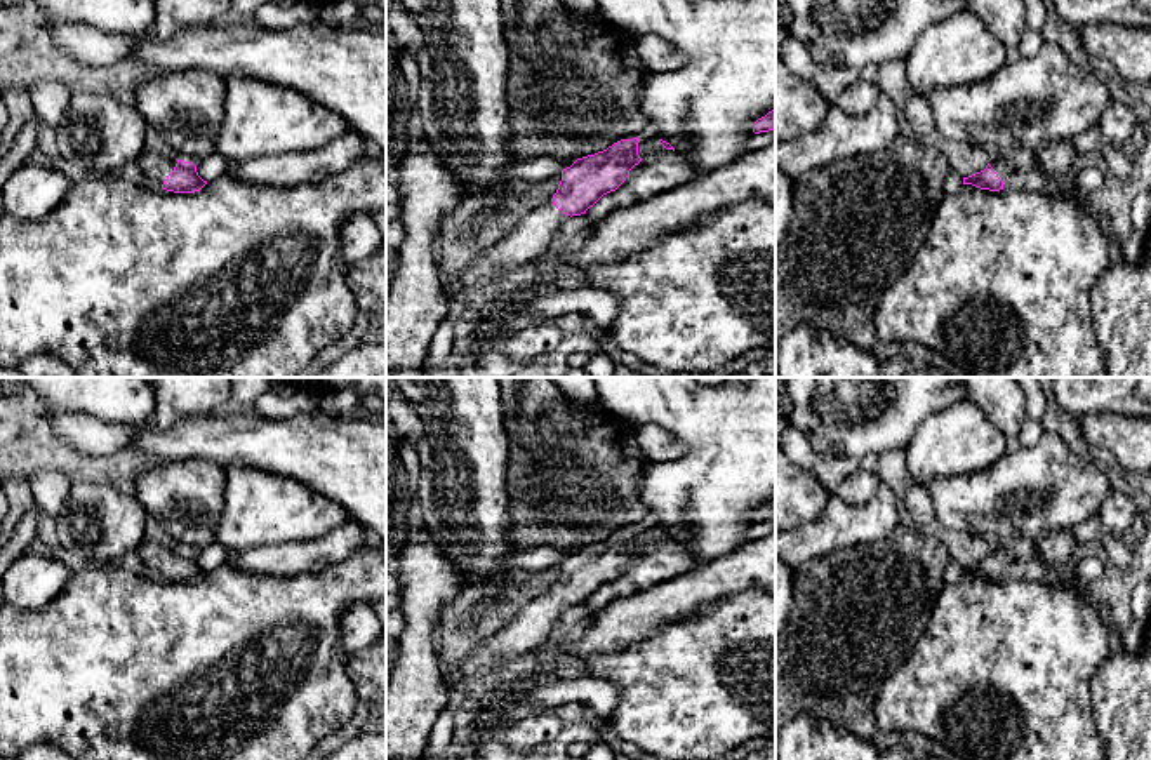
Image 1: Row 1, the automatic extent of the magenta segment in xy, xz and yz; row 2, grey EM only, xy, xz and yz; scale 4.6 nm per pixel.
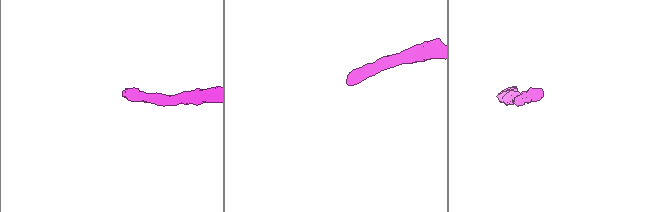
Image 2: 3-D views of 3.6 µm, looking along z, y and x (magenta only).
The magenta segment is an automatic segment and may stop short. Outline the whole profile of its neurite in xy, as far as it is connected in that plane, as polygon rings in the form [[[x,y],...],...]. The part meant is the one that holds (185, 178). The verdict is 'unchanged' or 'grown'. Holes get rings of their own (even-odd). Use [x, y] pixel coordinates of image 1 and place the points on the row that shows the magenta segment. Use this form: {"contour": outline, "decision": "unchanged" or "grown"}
{"contour": [[[143,148],[136,163],[146,176],[148,184],[160,184],[167,191],[195,193],[207,184],[207,181],[198,176],[195,163],[177,160],[176,157],[165,158],[153,150]]], "decision": "grown"}

